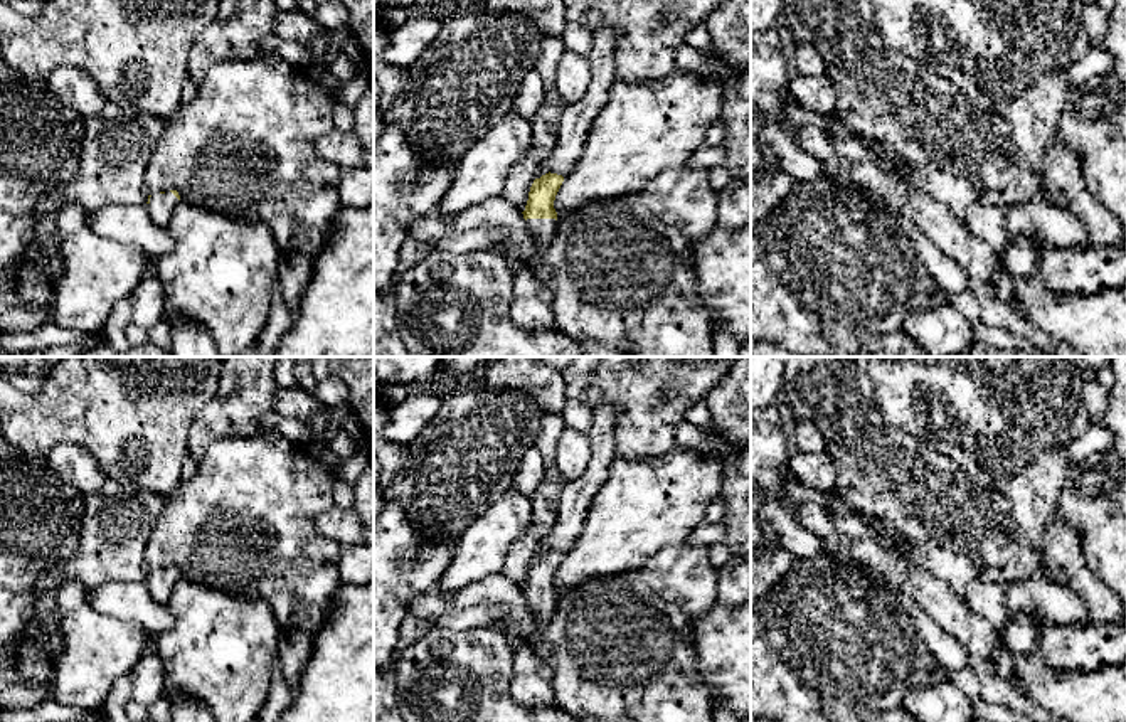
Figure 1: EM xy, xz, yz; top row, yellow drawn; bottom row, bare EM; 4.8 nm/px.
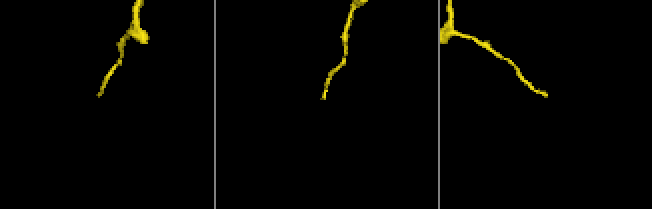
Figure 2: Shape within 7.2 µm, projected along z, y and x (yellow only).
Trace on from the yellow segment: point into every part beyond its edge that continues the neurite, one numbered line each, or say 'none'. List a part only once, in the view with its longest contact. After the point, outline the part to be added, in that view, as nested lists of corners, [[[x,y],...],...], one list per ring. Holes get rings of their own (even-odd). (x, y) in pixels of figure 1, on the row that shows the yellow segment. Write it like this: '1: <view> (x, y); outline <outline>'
1: xz (541, 231); outline [[[527,219],[527,232],[534,242],[534,251],[522,261],[508,261],[512,273],[528,271],[534,273],[540,251],[545,249],[552,239],[555,219]]]

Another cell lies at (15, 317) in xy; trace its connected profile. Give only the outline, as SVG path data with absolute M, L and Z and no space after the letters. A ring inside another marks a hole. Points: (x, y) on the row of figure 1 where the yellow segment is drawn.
M52 251L49 257L49 269L45 274L35 273L35 279L47 281L50 288L50 300L45 308L35 308L24 303L20 296L20 284L24 281L24 271L13 288L0 289L0 333L20 333L34 332L44 323L50 323L54 316L54 279L62 276L62 259L57 251Z

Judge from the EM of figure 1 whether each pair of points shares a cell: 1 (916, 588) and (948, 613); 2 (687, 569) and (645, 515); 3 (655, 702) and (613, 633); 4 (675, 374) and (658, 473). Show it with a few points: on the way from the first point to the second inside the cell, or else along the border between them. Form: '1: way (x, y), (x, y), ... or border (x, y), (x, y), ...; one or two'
1: way (924, 589), (940, 605); one
2: border (687, 541), (677, 546), (663, 546), (637, 569); two
3: way (648, 685), (621, 650); one
4: border (674, 445), (657, 455), (623, 458); two

